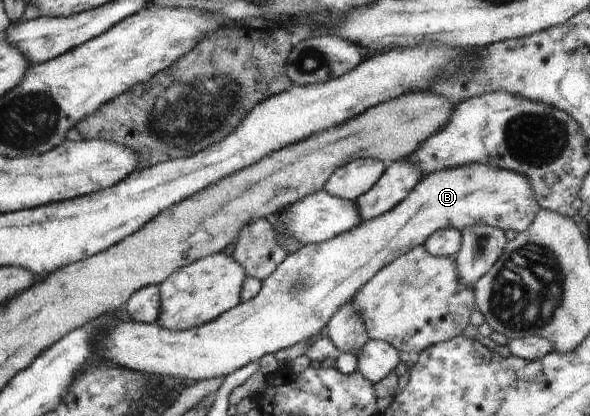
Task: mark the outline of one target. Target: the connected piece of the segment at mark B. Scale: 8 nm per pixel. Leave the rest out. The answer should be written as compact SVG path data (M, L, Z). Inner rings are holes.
M468 163L422 176L420 183L393 210L364 222L335 238L303 245L290 252L289 256L261 282L261 290L250 301L240 302L235 308L224 312L218 319L203 326L186 331L170 331L156 324L137 321L116 320L111 331L104 336L102 356L117 367L140 371L148 375L165 375L203 381L205 379L227 377L238 369L267 354L295 346L303 341L317 338L325 332L325 327L349 301L383 268L397 257L407 254L438 230L452 228L462 231L476 224L489 225L502 231L514 230L516 233L527 230L540 211L529 181L519 173L491 167L483 163Z

